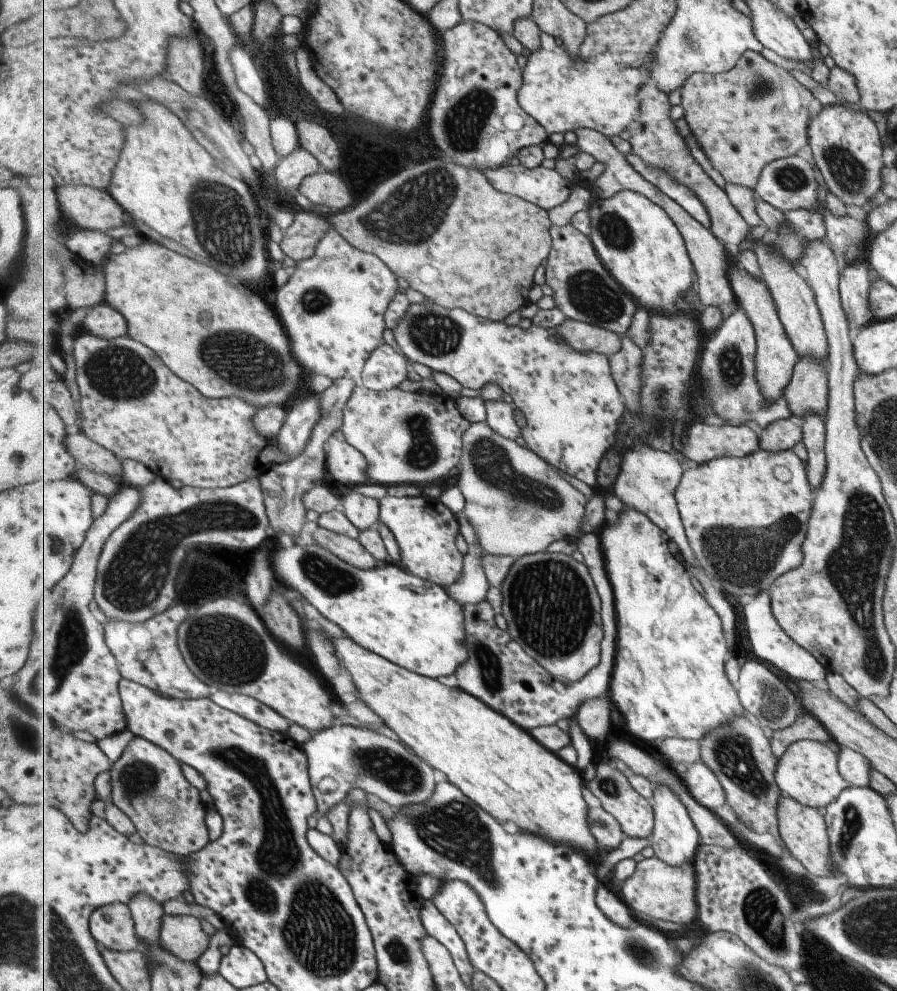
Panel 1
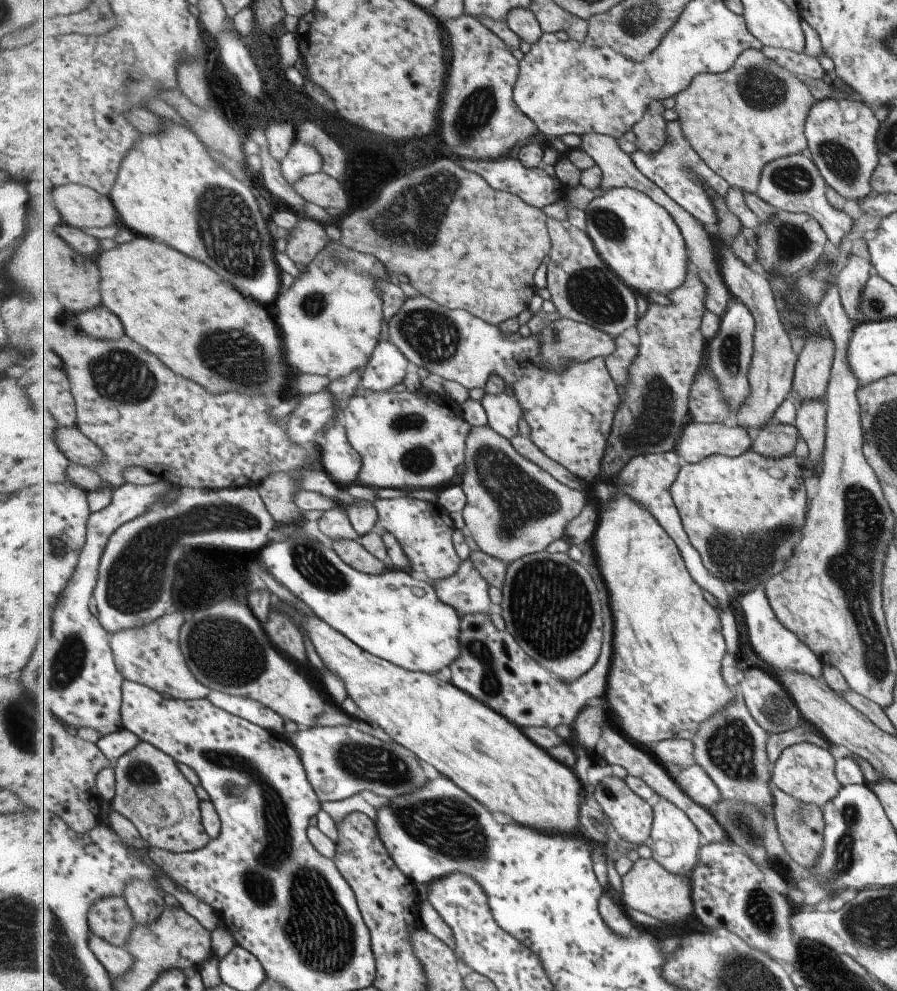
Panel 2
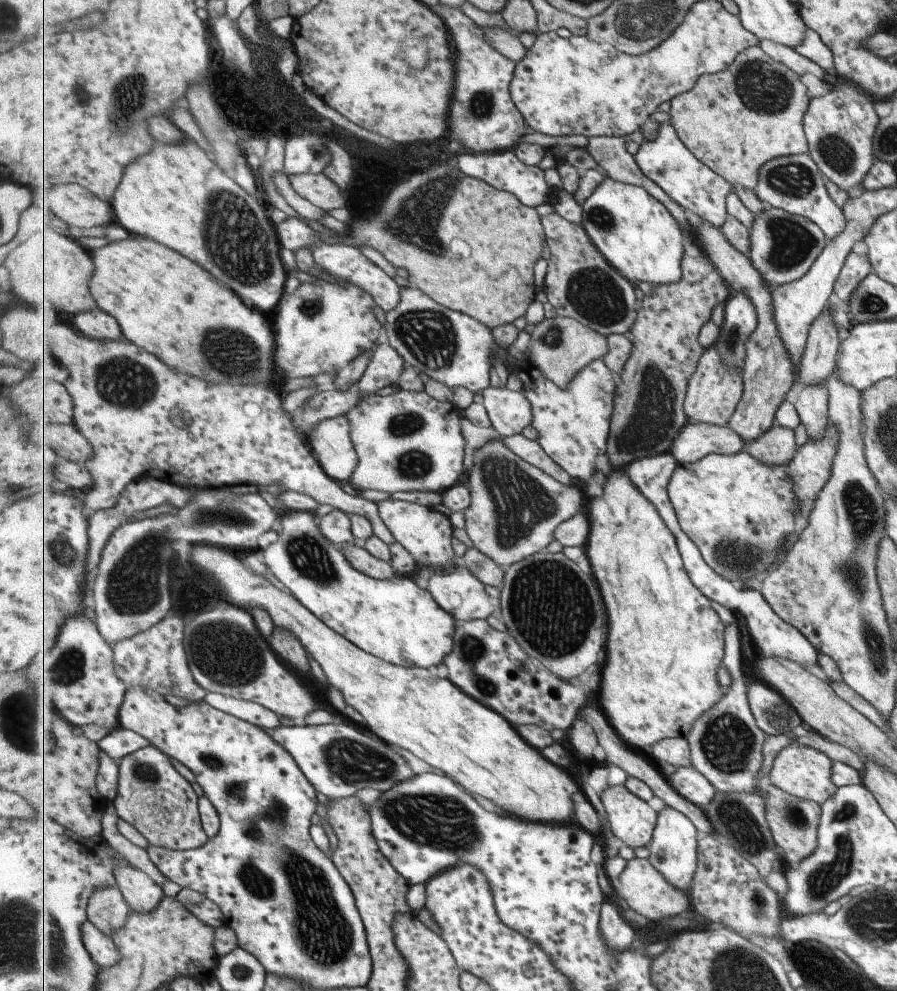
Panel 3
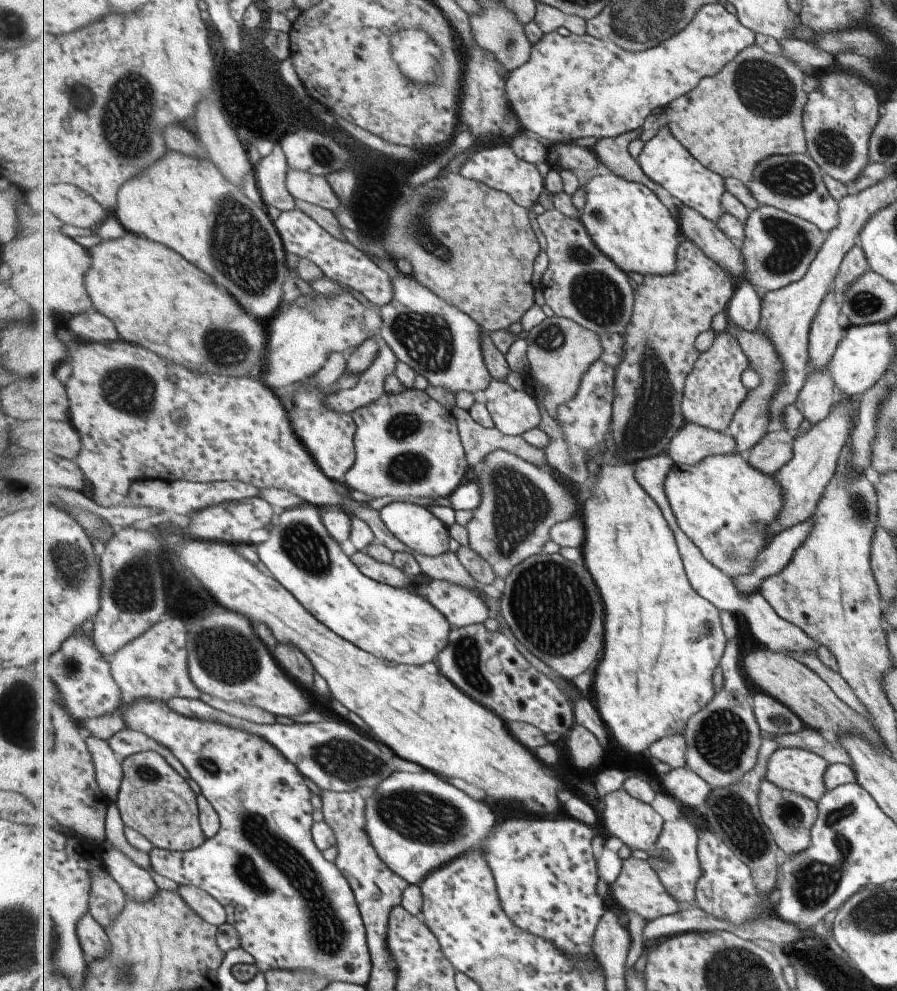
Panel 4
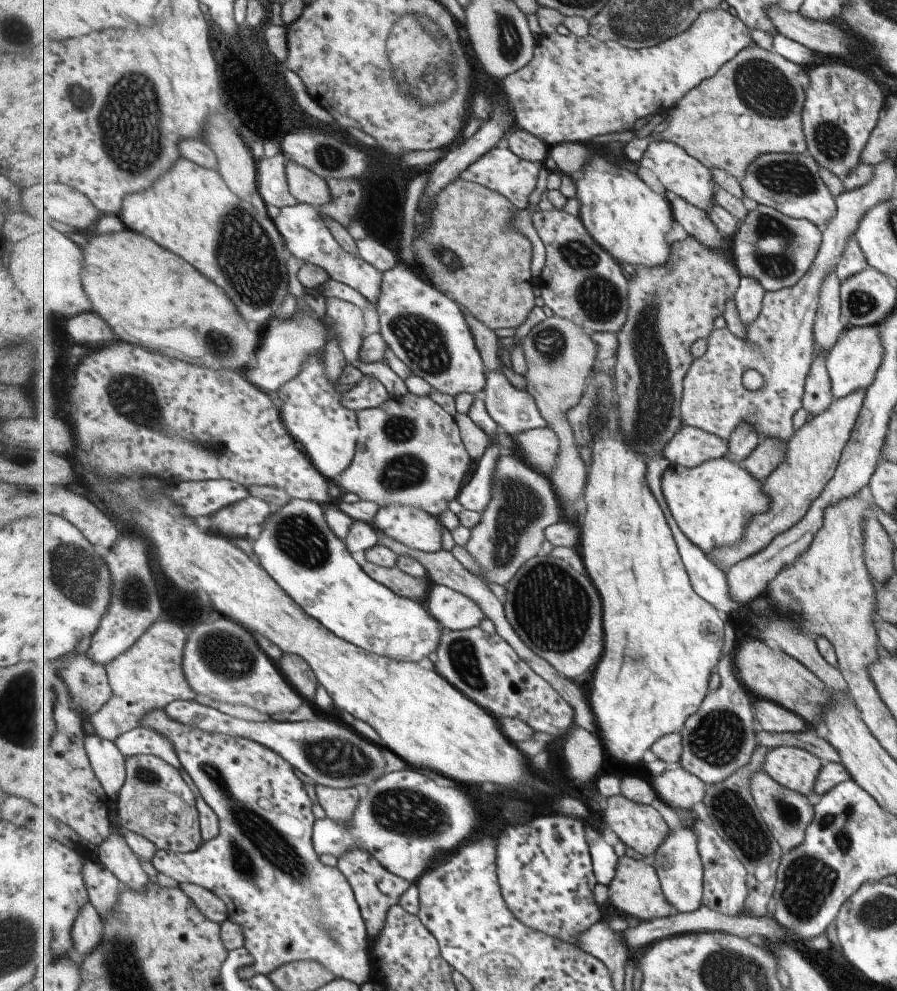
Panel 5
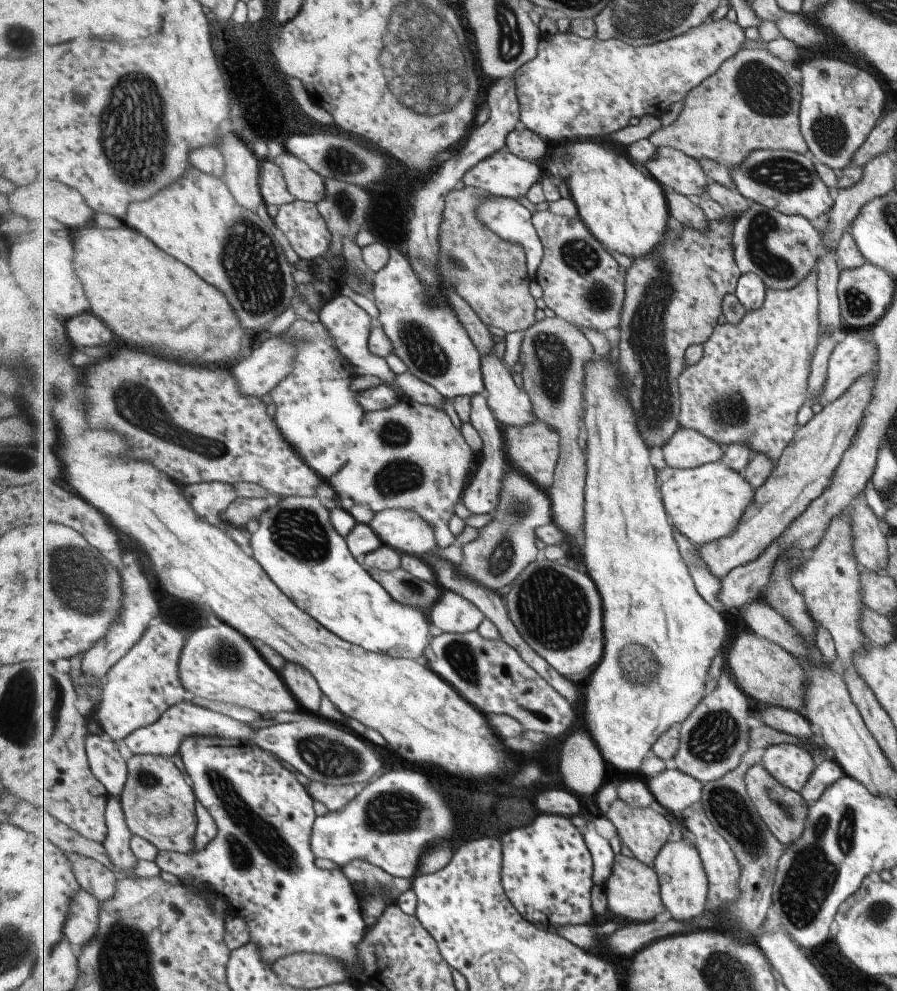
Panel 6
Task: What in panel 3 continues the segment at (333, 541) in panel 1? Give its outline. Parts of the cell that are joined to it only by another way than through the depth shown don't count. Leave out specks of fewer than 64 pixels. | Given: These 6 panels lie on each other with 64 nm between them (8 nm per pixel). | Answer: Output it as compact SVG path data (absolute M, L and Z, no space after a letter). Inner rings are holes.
M357 542L344 546L341 548L341 552L351 562L353 568L360 569L367 576L381 580L393 580L395 576L399 575L390 562L373 556L362 544Z

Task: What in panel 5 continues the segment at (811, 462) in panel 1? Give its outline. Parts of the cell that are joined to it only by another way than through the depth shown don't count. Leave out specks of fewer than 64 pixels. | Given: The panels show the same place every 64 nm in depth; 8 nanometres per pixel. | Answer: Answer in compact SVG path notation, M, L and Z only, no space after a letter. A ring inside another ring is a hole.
M816 354L812 360L811 370L804 381L804 394L801 400L801 408L807 410L807 414L817 416L823 410L827 410L834 401L831 394L828 374L825 368L826 356Z

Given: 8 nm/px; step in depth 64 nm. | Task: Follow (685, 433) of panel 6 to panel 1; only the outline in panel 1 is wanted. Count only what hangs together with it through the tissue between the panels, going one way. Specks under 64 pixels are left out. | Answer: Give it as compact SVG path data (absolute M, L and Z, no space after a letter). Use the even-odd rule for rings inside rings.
M695 423L689 426L682 454L694 465L711 462L715 458L746 457L761 448L760 436L749 426L715 426Z

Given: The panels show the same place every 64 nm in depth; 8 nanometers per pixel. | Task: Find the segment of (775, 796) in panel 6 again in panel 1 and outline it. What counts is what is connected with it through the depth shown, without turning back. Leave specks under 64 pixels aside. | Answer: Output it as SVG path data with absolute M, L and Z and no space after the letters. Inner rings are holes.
M783 793L779 803L778 819L781 820L781 836L789 845L791 855L809 874L817 877L835 876L829 860L829 836L821 810L802 805L801 802Z

